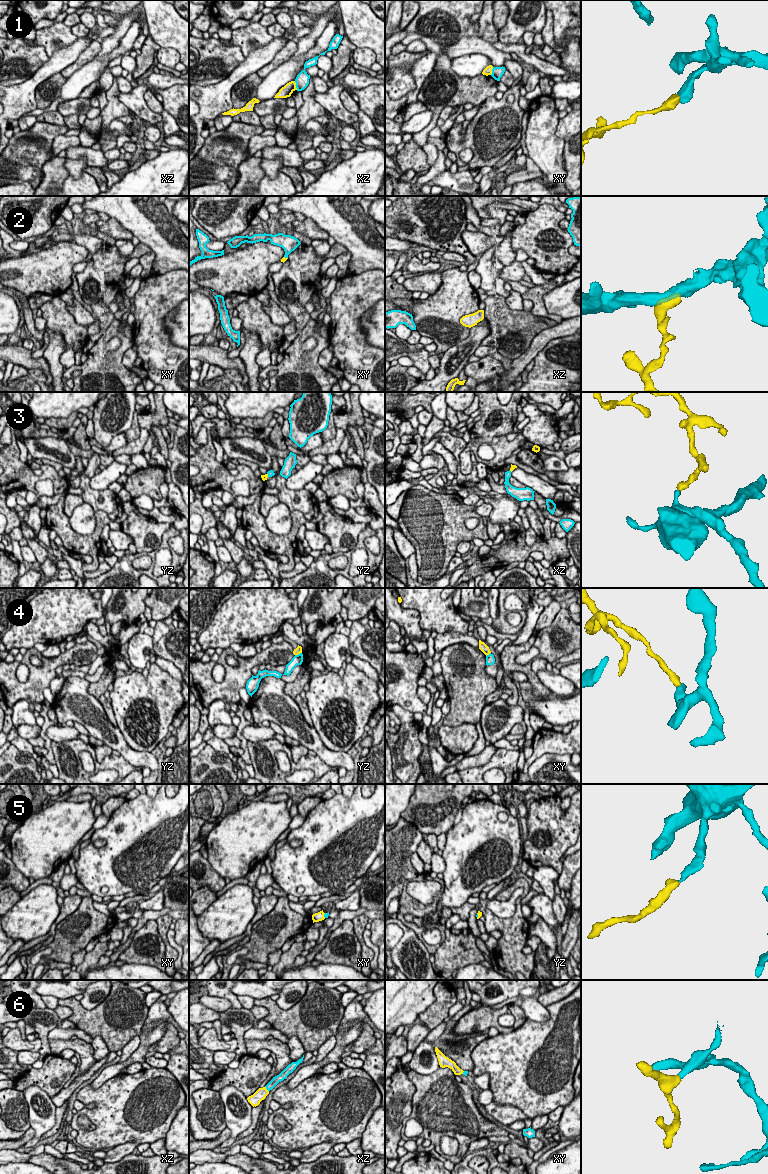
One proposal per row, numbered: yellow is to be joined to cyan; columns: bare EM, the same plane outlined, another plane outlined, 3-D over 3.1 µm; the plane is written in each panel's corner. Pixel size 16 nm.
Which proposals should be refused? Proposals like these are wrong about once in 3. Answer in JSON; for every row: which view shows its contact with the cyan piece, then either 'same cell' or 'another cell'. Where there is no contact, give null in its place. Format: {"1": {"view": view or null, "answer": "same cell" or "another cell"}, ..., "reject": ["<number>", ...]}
{"1": {"view": "xz", "answer": "another cell"}, "2": {"view": "xy", "answer": "same cell"}, "3": {"view": "yz", "answer": "same cell"}, "4": {"view": "yz", "answer": "another cell"}, "5": {"view": "xy", "answer": "same cell"}, "6": {"view": "xz", "answer": "same cell"}, "reject": ["1", "4"]}

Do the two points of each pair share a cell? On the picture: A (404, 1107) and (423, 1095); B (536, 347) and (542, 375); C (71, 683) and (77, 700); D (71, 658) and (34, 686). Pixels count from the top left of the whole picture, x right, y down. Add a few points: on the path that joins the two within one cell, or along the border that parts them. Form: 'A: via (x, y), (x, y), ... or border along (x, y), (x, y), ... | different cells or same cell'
A: border along (409, 1079), (415, 1092), (412, 1111), (403, 1124) | different cells
B: border along (556, 339), (552, 339), (533, 359) | different cells
C: via (74, 687), (74, 696) | same cell
D: via (62, 659), (42, 677) | same cell

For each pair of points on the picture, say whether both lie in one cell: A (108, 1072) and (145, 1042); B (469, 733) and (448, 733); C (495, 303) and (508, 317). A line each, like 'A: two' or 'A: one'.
A: one
B: one
C: one

